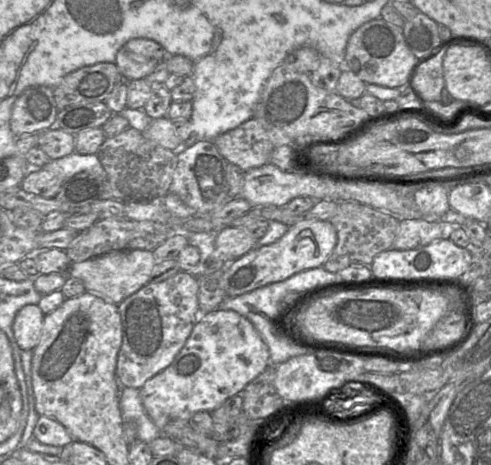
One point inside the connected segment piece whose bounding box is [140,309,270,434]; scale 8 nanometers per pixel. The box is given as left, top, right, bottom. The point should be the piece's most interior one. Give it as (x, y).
(224, 352)

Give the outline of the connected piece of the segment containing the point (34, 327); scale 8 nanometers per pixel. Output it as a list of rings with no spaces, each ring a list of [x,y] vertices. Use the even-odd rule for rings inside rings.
[[[38,305],[21,308],[13,322],[14,337],[21,350],[31,350],[38,345],[45,315]]]

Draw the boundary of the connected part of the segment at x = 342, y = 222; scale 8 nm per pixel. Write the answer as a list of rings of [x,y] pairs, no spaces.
[[[356,201],[341,202],[337,214],[330,221],[337,231],[337,243],[323,267],[332,273],[338,273],[356,262],[370,266],[377,254],[392,247],[400,223],[395,216]]]

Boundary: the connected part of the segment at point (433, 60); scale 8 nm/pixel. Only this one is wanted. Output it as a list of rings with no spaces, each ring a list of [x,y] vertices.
[[[446,50],[420,62],[408,76],[409,84],[424,103],[441,100],[445,90],[443,59]]]

